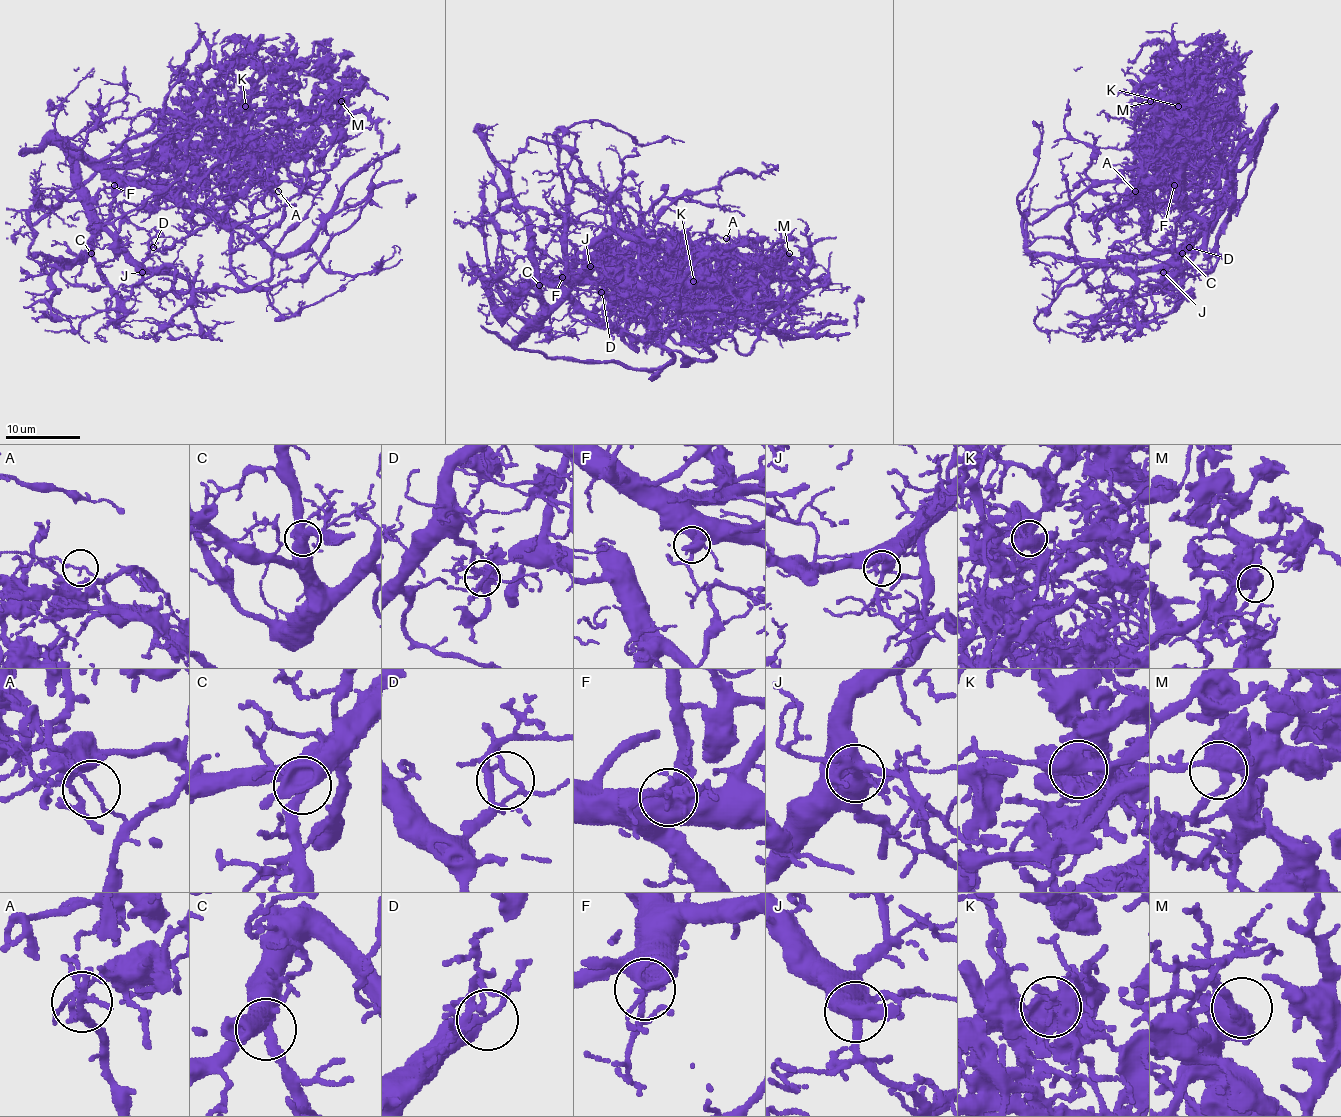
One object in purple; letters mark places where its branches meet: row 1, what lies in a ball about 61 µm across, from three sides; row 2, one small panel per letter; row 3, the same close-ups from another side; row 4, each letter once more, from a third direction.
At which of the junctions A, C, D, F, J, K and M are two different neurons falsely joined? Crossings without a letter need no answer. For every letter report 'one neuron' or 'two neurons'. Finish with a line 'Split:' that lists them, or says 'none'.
A: two neurons
C: one neuron
D: one neuron
F: one neuron
J: one neuron
K: two neurons
M: one neuron
Split: A, K

